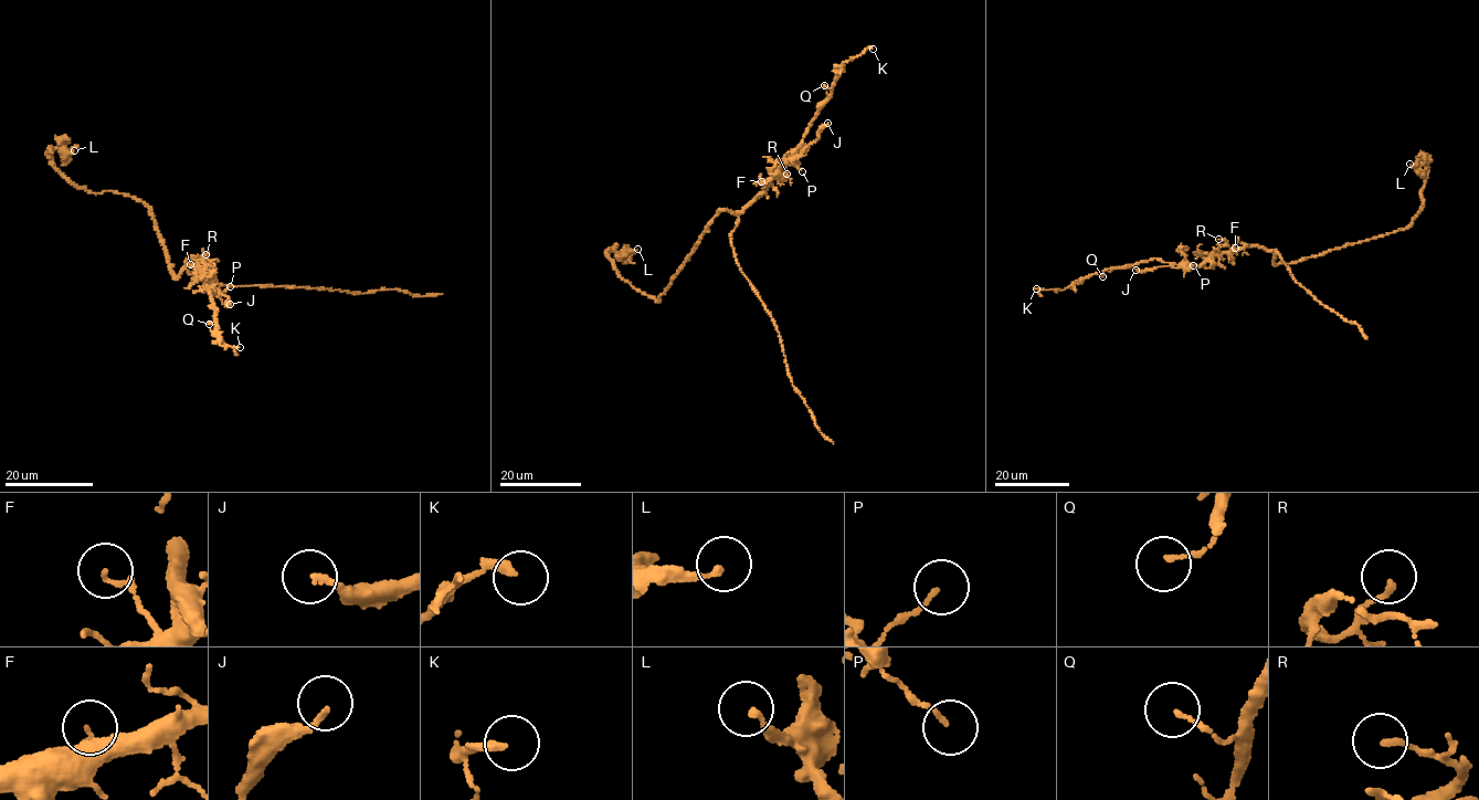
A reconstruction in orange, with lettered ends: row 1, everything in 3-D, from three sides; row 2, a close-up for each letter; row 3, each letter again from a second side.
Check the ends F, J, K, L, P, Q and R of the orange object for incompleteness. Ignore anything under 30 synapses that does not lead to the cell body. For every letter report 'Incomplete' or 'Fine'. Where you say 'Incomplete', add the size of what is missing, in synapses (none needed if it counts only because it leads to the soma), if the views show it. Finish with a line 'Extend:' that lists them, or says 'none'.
F: Fine
J: Fine
K: Fine
L: Fine
P: Fine
Q: Fine
R: Fine
Extend: none

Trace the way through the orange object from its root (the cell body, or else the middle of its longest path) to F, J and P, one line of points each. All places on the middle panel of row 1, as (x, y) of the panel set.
F: (717, 214), (727, 209), (740, 212), (764, 189), (766, 183), (761, 181)
J: (717, 214), (727, 209), (740, 212), (782, 166), (794, 161), (813, 143), (827, 123)
P: (717, 214), (727, 209), (740, 212), (788, 162), (792, 160), (802, 171)

